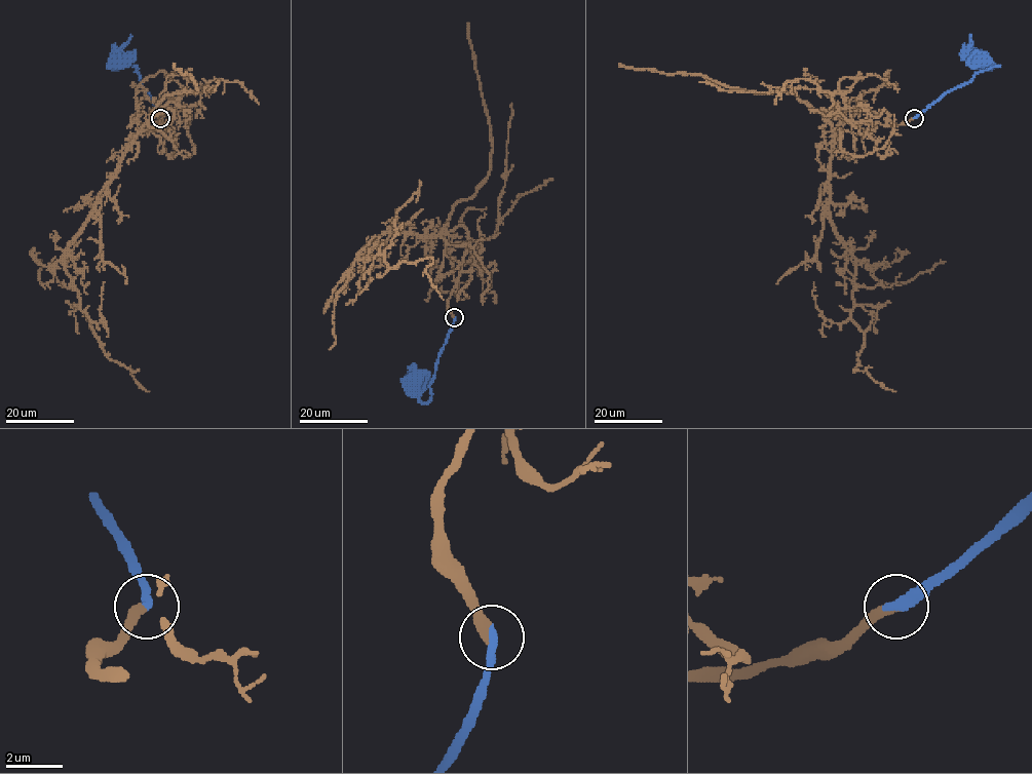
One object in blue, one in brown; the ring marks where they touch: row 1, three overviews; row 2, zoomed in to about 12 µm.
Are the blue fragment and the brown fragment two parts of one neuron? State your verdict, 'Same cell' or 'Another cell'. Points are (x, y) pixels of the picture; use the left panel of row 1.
Same cell

